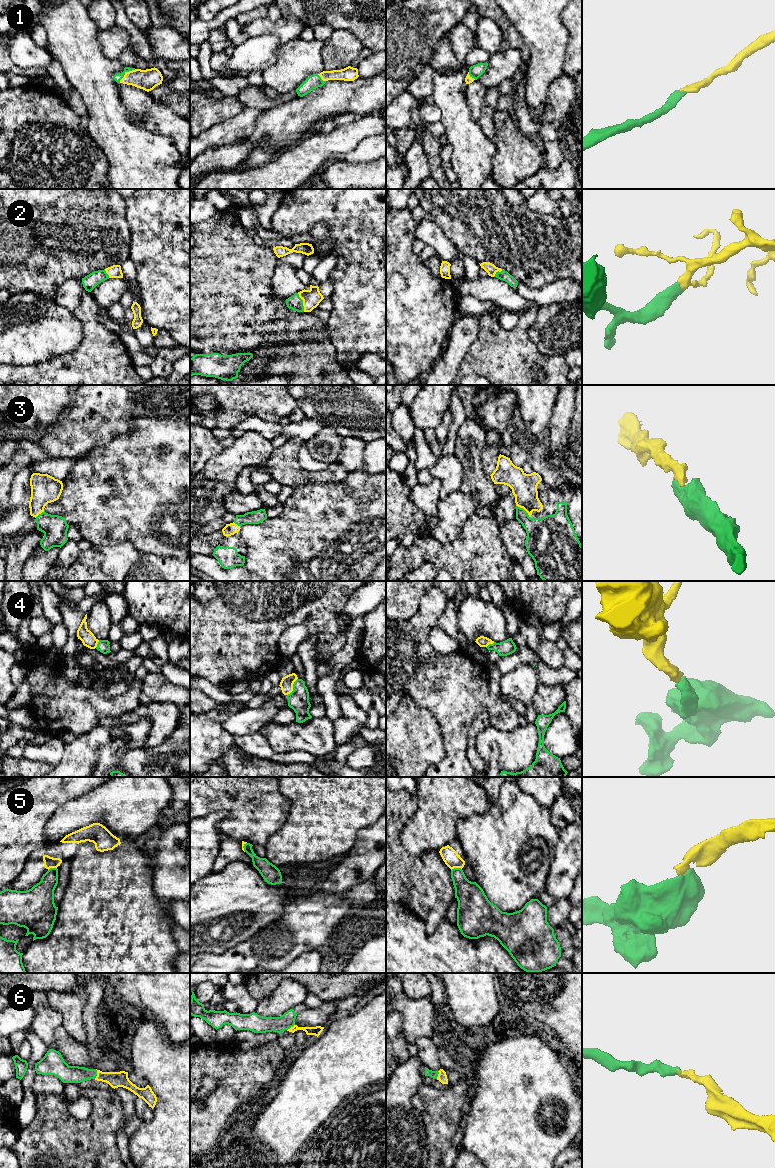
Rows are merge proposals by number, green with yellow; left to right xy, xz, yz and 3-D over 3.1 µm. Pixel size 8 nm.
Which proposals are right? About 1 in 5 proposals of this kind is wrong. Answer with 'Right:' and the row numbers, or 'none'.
Right: 1, 2, 3, 4, 6

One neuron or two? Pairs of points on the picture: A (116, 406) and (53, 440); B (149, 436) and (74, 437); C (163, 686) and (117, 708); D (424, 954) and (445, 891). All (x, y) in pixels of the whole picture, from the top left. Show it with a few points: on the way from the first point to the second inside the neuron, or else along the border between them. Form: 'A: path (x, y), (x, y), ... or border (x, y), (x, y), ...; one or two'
A: path (100, 412), (77, 433), (69, 437); one
B: border (132, 419), (127, 433), (95, 447); two
C: border (143, 679), (141, 692); two
D: border (416, 914), (427, 933), (431, 933), (445, 915); two

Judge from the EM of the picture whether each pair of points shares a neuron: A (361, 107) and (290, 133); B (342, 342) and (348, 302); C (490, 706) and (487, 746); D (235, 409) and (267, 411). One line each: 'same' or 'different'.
A: same
B: same
C: different
D: same

